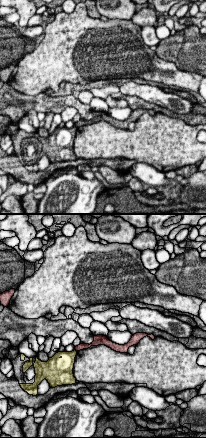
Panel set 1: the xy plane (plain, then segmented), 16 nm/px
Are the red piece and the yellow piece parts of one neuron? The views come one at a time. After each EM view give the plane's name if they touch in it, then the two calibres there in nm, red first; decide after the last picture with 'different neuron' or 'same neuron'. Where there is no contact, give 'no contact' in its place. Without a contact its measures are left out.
no contact

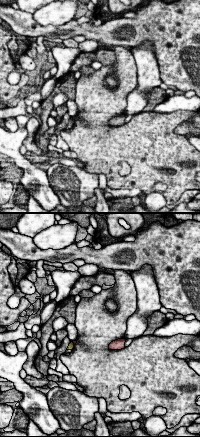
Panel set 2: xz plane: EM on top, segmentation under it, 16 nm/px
xz | 50/90 nm

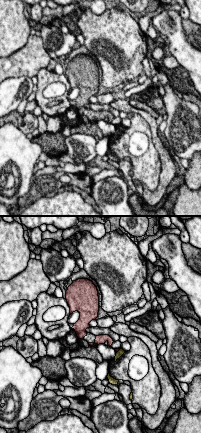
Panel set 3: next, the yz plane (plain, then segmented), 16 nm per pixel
yz | 50/90 nm

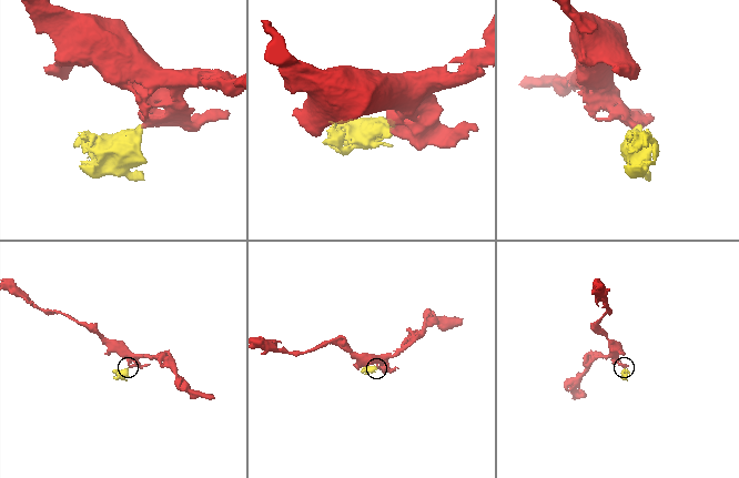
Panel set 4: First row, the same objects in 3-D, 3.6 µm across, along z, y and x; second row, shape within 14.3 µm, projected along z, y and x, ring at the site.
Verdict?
different neuron

